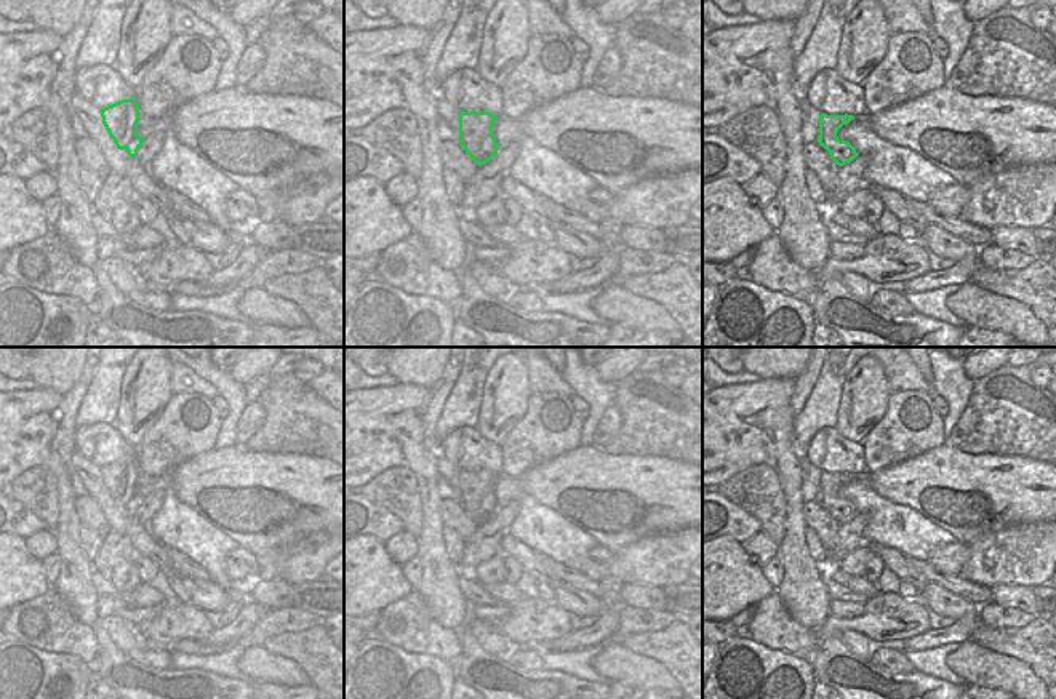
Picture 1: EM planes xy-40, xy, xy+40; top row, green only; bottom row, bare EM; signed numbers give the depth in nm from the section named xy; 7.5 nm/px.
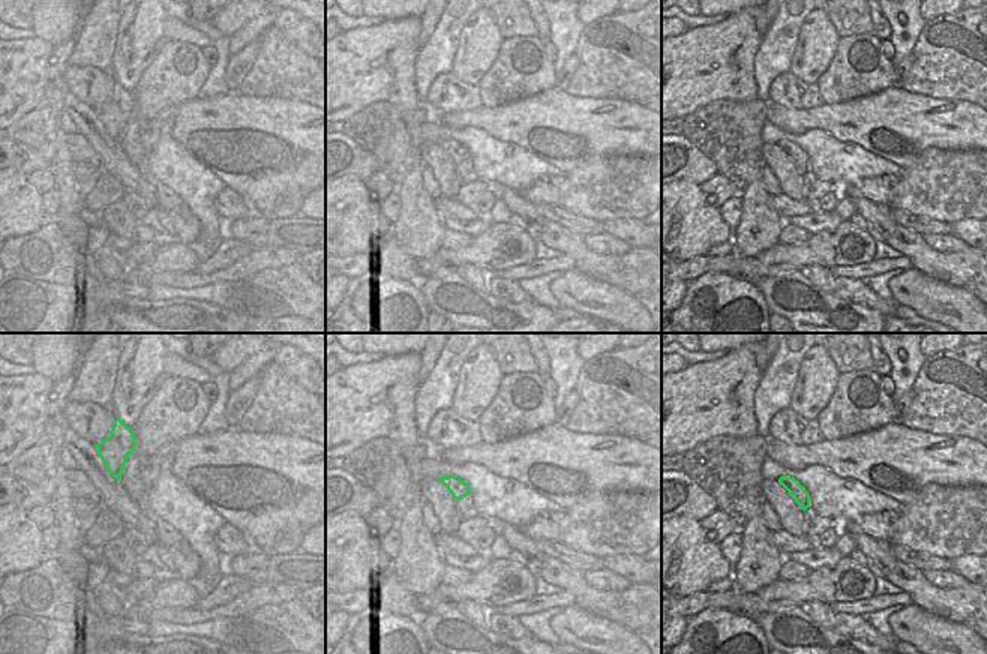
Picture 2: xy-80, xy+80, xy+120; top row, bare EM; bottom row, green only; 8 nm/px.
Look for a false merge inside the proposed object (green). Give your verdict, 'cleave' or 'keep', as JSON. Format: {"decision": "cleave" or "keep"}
{"decision": "keep"}

